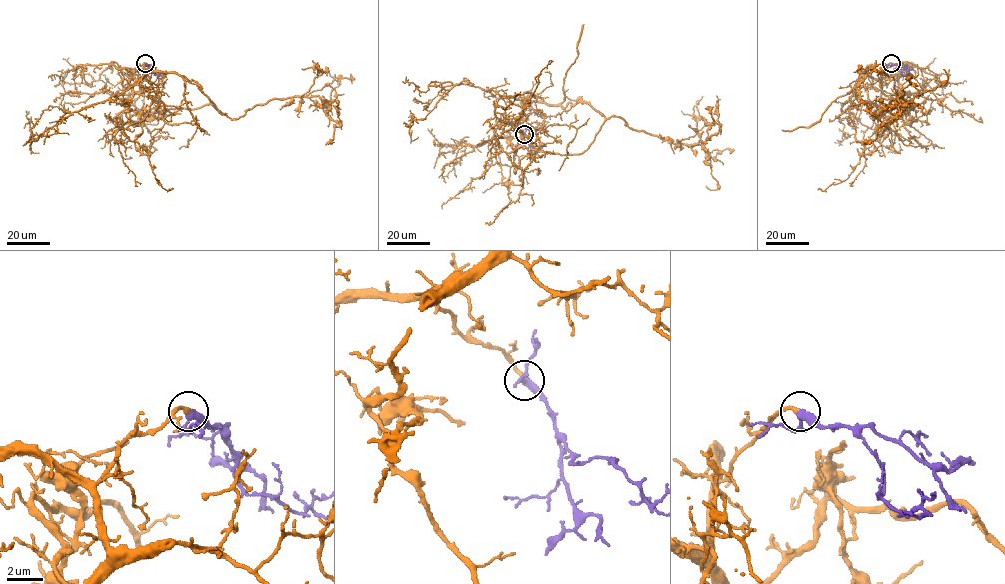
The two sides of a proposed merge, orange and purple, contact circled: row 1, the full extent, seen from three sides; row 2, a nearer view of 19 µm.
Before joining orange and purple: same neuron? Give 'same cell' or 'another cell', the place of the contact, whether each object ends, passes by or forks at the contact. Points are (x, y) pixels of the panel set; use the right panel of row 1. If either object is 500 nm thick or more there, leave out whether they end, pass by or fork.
same cell; at (891, 63); orange ends there; purple forks there

